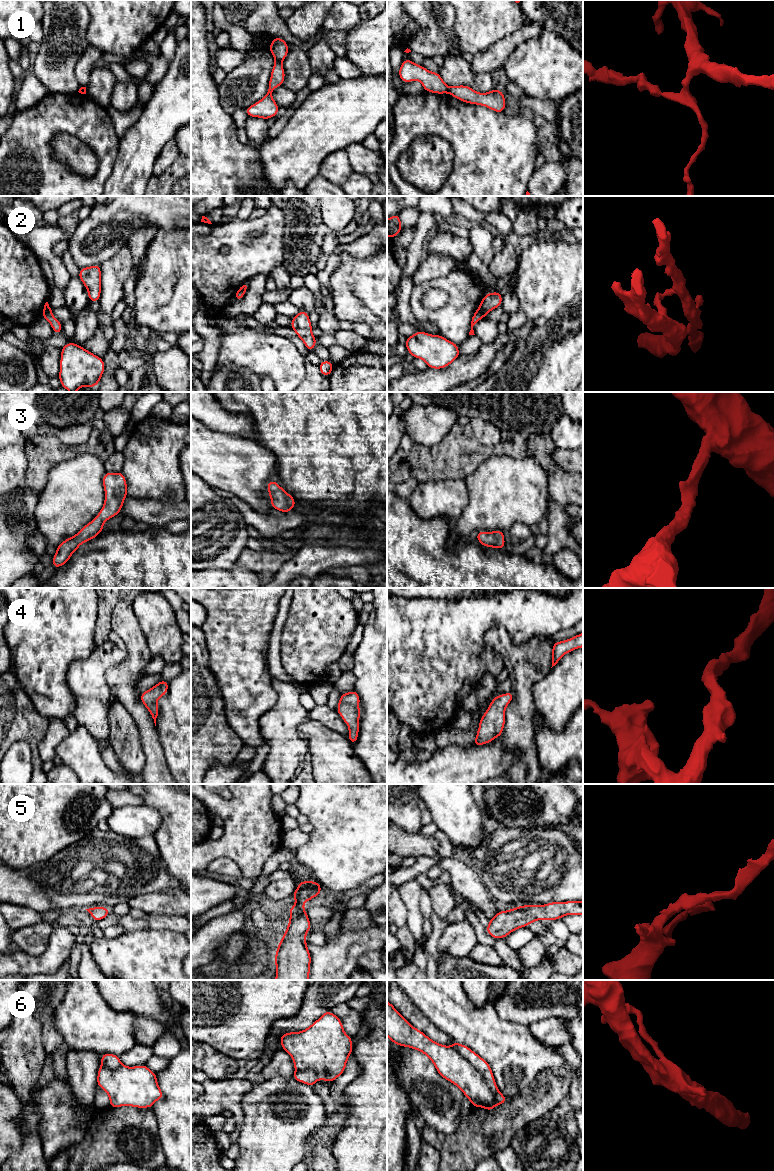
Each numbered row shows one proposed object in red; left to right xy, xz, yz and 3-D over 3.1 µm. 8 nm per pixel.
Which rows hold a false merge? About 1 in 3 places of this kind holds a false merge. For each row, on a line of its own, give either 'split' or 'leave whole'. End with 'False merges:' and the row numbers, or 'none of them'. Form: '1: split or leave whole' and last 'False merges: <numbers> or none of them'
1: split
2: split
3: leave whole
4: leave whole
5: leave whole
6: split
False merges: 1, 2, 6

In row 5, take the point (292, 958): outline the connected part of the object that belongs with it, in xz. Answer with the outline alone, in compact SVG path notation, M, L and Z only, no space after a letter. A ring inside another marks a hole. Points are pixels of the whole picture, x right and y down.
M299 881L293 892L296 904L288 908L288 928L275 953L275 980L310 980L311 954L305 940L311 929L311 922L303 904L321 894L323 886L312 881Z

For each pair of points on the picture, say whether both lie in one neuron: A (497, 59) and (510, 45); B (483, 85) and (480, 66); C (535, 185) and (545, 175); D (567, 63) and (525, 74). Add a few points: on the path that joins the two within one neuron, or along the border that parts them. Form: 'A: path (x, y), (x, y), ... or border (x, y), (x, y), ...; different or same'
A: path (499, 56), (507, 48); same
B: border (470, 63), (471, 69), (474, 72), (489, 74); different
C: path (537, 183), (543, 177); same
D: path (557, 68), (535, 68); same

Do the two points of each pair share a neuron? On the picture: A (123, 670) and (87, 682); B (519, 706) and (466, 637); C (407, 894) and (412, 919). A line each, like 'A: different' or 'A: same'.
A: different
B: different
C: same

